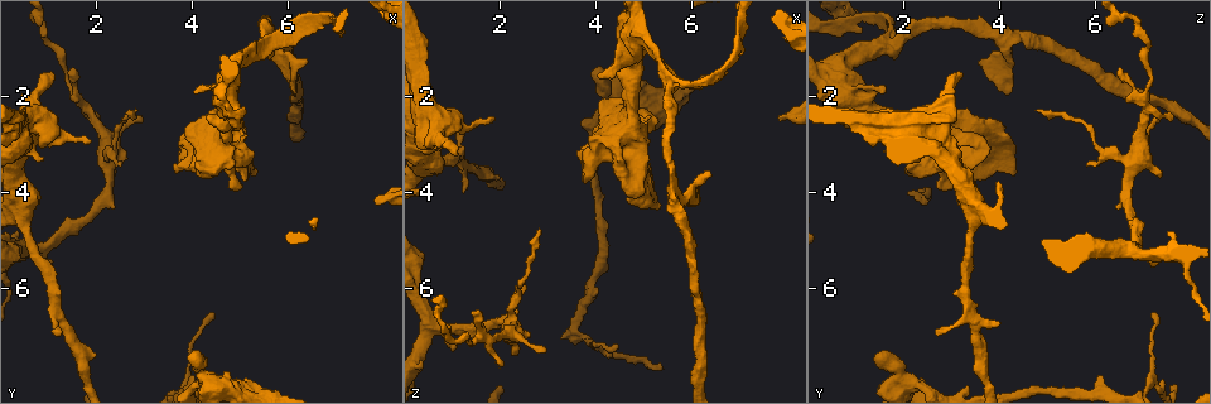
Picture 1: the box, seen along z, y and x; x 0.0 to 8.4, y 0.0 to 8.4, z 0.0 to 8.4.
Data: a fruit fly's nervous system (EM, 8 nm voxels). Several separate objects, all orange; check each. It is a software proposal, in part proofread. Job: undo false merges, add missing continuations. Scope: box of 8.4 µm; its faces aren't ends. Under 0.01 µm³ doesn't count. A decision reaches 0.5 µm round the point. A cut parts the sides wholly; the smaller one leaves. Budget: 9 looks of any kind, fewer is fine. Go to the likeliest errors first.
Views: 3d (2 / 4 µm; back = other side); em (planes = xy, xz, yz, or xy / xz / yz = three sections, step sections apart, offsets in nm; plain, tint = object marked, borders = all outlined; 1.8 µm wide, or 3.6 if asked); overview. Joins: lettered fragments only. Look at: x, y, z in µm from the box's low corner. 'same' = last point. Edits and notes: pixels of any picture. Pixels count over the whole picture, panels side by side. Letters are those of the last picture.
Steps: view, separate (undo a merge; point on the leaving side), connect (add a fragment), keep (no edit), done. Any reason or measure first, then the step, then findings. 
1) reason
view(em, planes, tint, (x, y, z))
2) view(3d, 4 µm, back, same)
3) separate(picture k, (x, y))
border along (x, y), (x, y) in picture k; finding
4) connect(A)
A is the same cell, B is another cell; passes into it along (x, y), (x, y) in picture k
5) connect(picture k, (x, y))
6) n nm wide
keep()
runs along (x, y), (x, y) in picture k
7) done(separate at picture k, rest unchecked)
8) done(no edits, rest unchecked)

an open end
view(3d, 2 µm, (2.90, 2.30, 4.80))

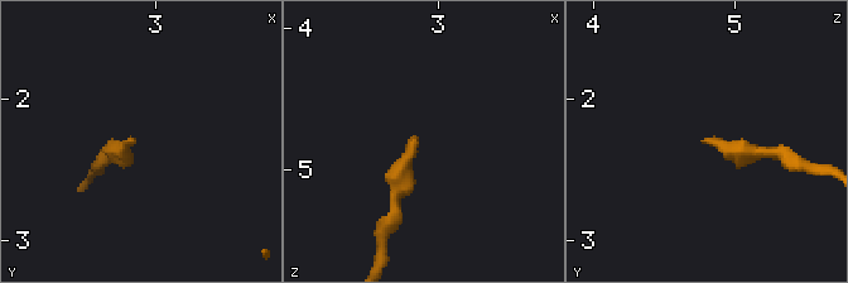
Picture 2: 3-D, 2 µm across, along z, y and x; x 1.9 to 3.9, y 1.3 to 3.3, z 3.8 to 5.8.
shape alone is not enough
view(em, planes, borders, (2.86, 2.28, 4.78))

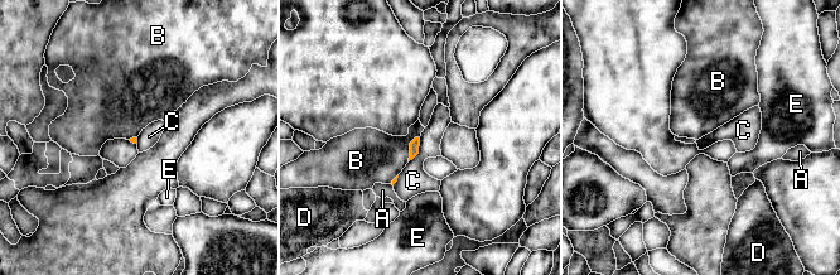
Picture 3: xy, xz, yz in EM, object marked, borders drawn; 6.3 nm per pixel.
keep()
A, B, C, D and E are other cells; border along (420, 139), (418, 153), (409, 162) in picture 3; none of them fits

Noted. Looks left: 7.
tapers out
view(3d, 4 µm, (1.45, 1.40, 6.50))

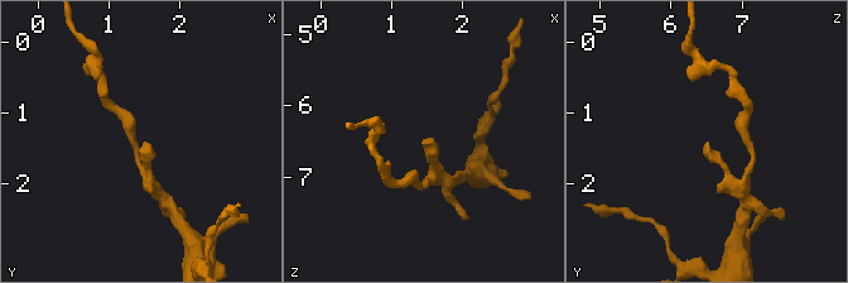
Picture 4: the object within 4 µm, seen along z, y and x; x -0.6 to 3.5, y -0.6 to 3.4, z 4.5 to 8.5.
need the tissue
view(em, yz, step 16, borders, (1.50, 1.45, 6.55))

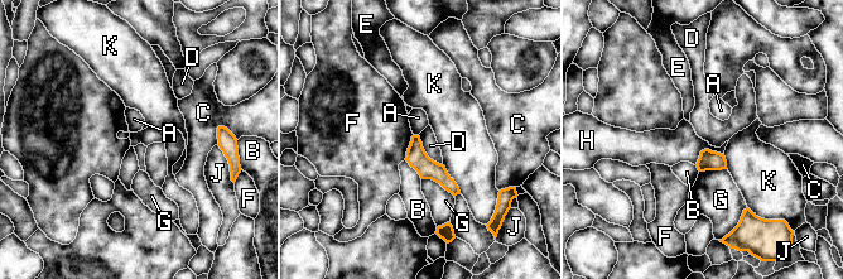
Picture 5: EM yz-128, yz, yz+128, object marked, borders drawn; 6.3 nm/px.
keep()
A, B, C, D, E, F, G, H, J and K are other cells; border along (418, 135), (424, 152), (442, 164) in picture 5; none of them fits

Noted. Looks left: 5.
branch stops here
view(em, planes, borders, (4.05, 7.40, 1.35))

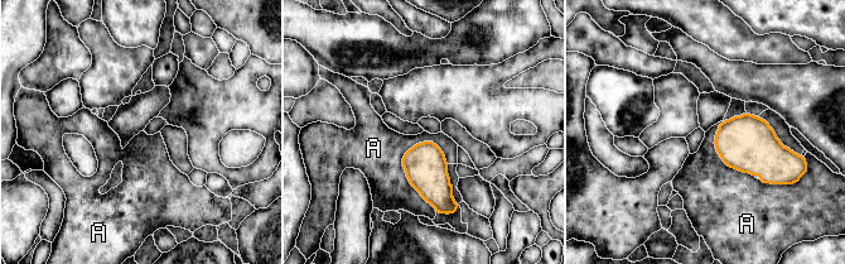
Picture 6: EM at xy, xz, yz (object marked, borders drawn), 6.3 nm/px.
keep()
A is another cell; border along (424, 140), (402, 168), (437, 211) in picture 6; none of them fits

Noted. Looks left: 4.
free end
view(em, 3.6 µm, planes, borders, (1.15, 1.60, 3.15))

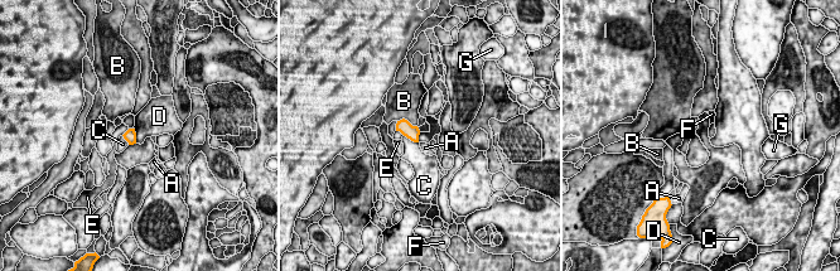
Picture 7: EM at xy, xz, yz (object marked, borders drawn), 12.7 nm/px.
keep()
A, B, C, D, E, F and G are other cells; border along (134, 127), (136, 143) in picture 7; none of them fits

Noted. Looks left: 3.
done(no edits, rest unchecked)

